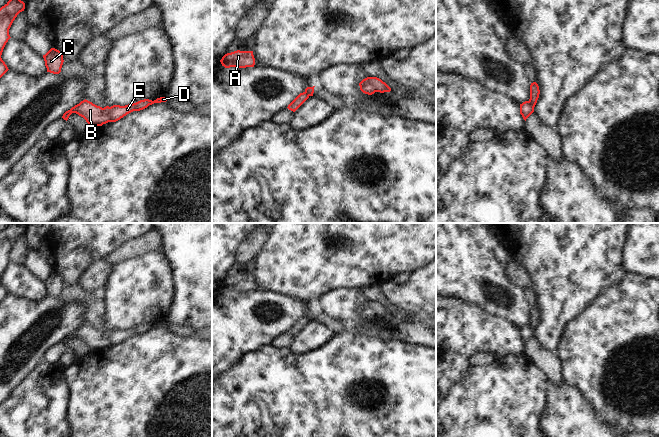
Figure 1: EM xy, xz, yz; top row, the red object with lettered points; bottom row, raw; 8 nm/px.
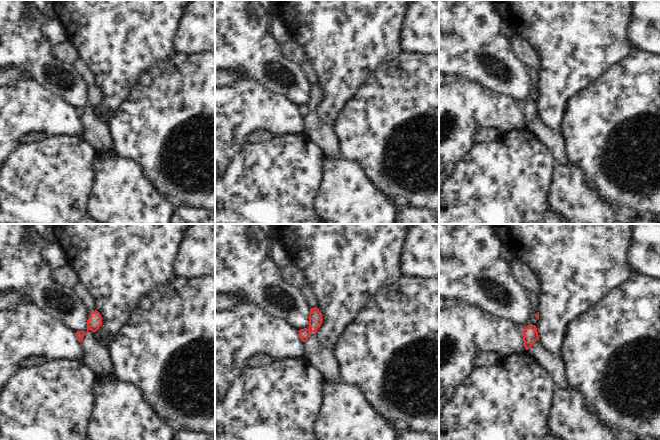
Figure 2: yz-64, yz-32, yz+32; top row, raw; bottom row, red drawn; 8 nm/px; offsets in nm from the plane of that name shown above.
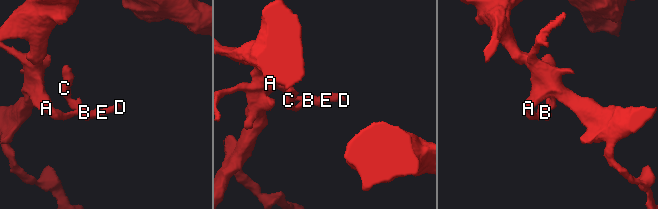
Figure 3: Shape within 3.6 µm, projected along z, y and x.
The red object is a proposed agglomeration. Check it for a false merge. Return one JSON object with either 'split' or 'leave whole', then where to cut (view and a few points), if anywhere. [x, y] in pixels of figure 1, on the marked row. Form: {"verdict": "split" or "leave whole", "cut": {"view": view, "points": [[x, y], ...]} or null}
{"verdict": "split", "cut": {"view": "yz", "points": [[528, 101], [534, 106]]}}

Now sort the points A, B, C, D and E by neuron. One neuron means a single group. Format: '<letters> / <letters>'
A B D E / C

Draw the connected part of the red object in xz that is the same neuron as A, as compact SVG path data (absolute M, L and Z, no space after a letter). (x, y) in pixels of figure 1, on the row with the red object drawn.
M234 51L225 54L220 60L222 66L225 68L236 67L236 68L246 68L254 67L255 58L253 51Z

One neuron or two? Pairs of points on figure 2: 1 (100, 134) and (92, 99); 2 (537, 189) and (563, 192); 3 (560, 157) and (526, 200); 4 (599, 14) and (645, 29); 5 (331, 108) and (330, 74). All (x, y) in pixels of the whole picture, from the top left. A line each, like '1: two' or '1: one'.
1: one
2: two
3: two
4: two
5: one

